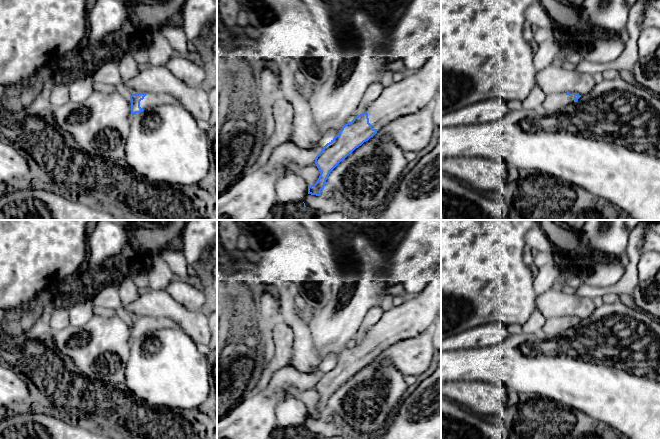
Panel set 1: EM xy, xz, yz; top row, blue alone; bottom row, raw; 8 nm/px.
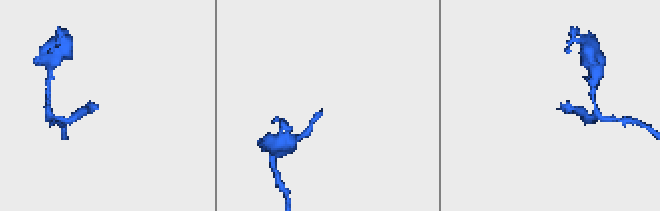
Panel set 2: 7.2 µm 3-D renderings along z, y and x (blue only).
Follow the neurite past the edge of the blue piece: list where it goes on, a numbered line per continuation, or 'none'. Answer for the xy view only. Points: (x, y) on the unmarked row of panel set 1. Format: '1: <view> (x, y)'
1: xy (150, 324)

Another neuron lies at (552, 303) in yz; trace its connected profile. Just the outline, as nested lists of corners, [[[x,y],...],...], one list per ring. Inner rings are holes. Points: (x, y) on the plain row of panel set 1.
[[[549,287],[536,297],[536,308],[546,319],[567,316],[586,319],[597,303],[597,300],[577,295],[573,288],[555,290]]]

